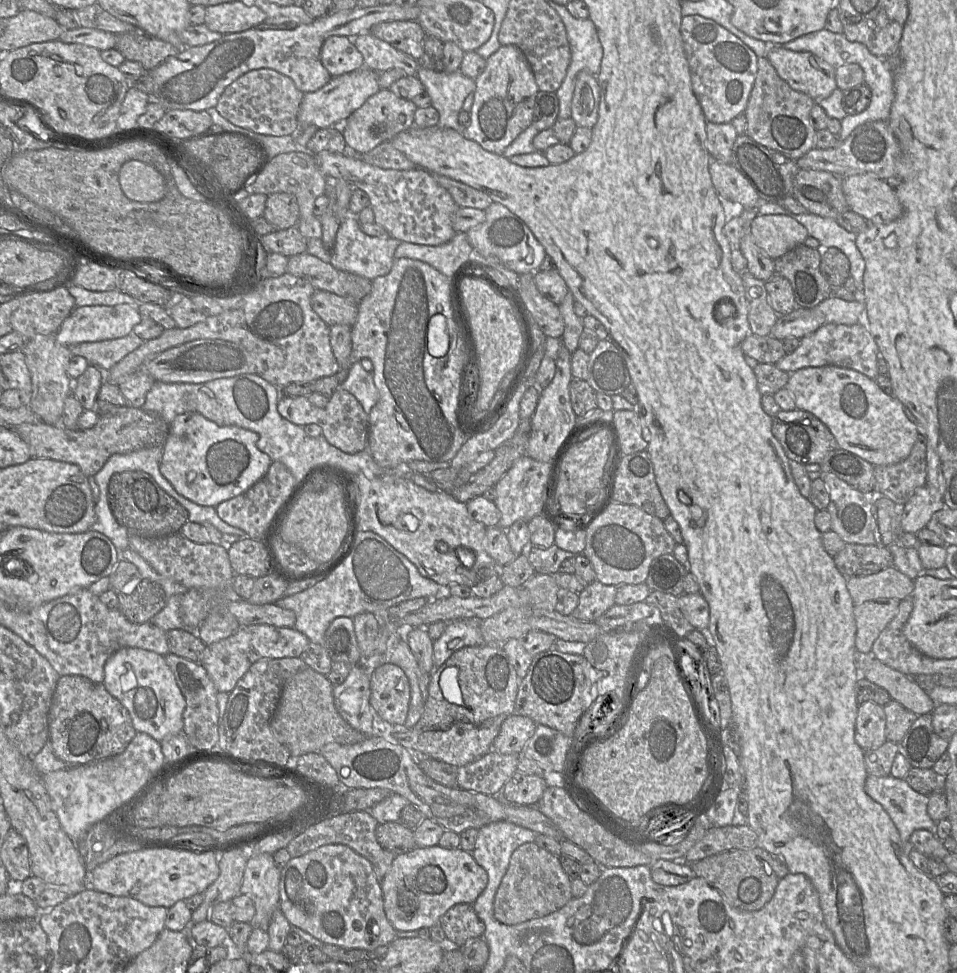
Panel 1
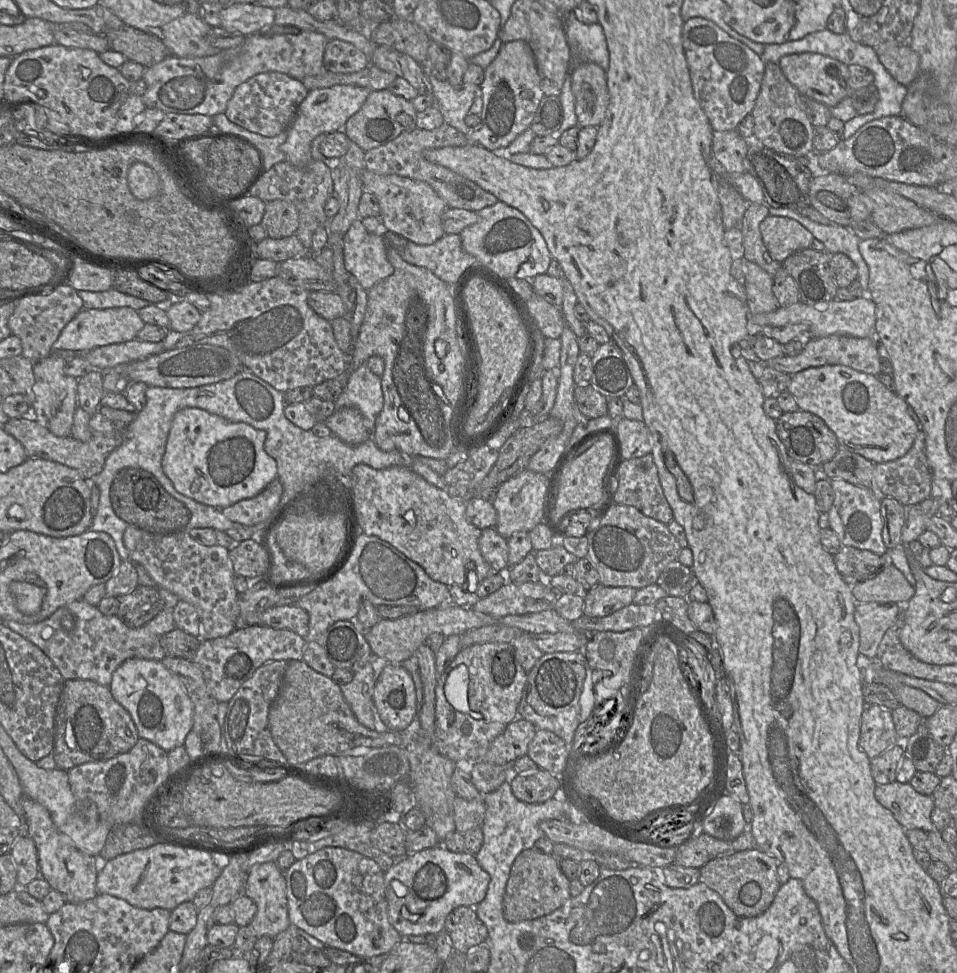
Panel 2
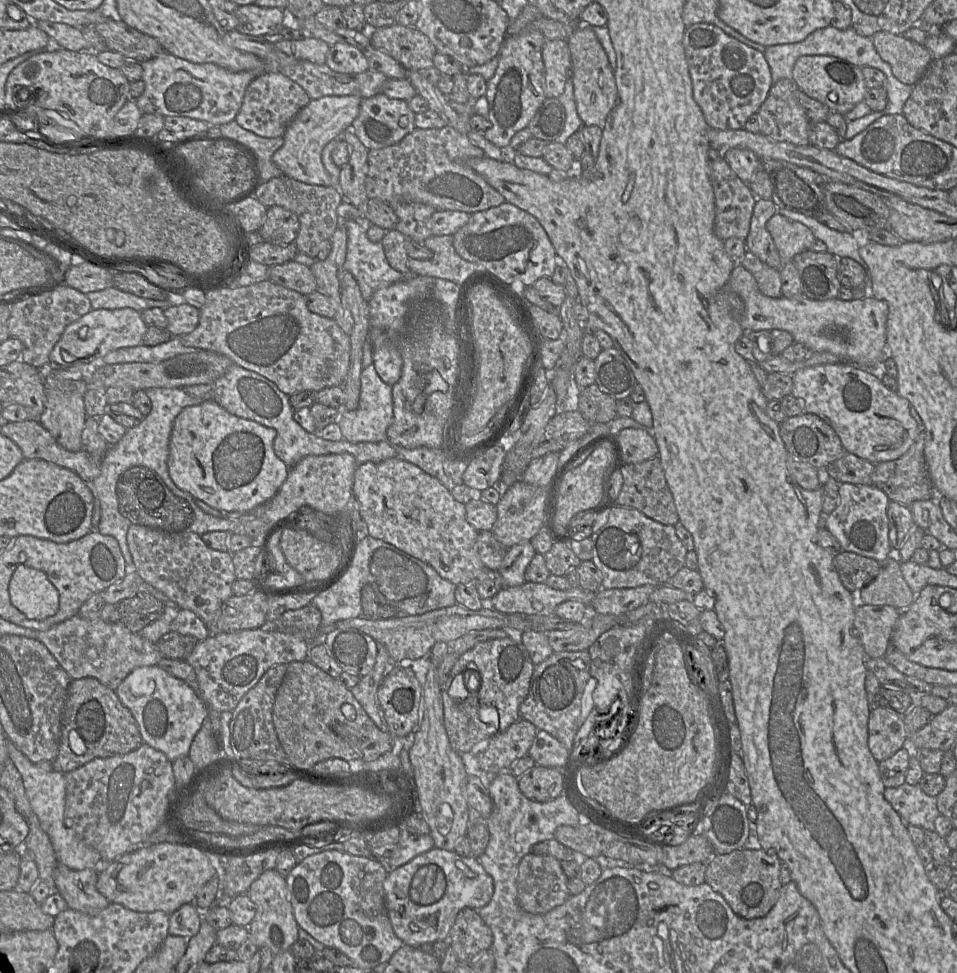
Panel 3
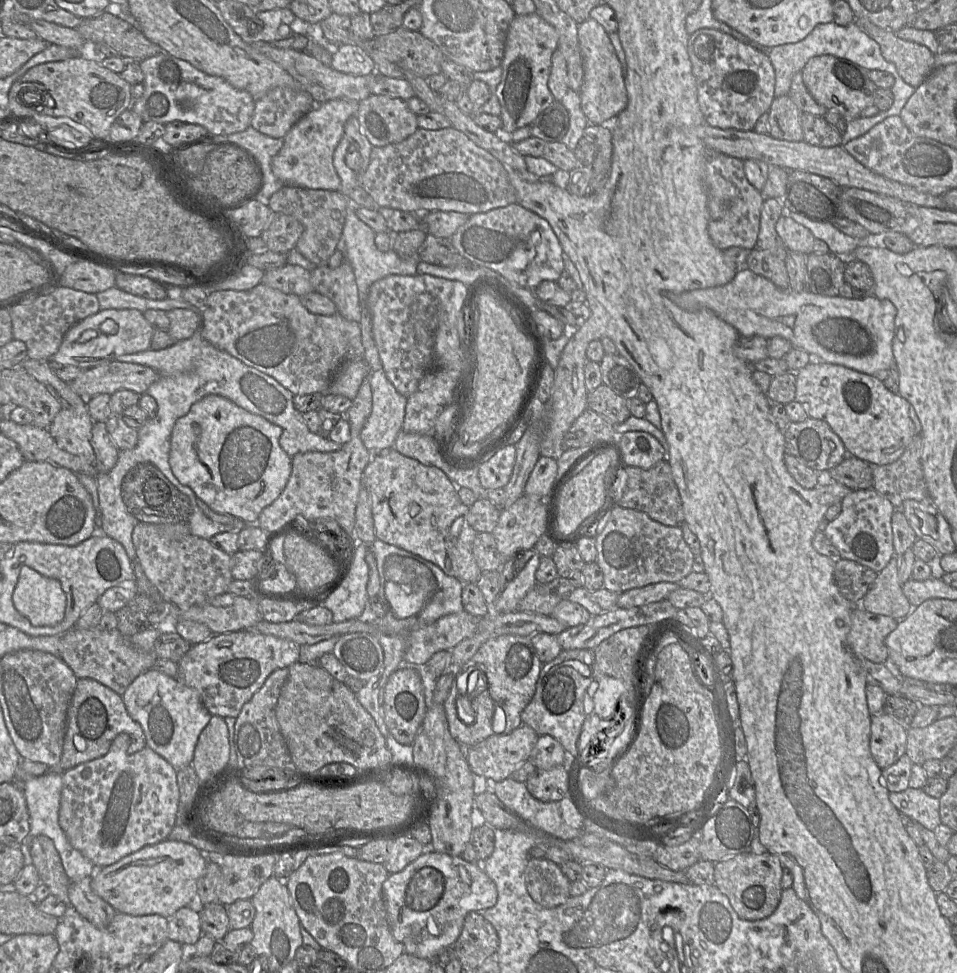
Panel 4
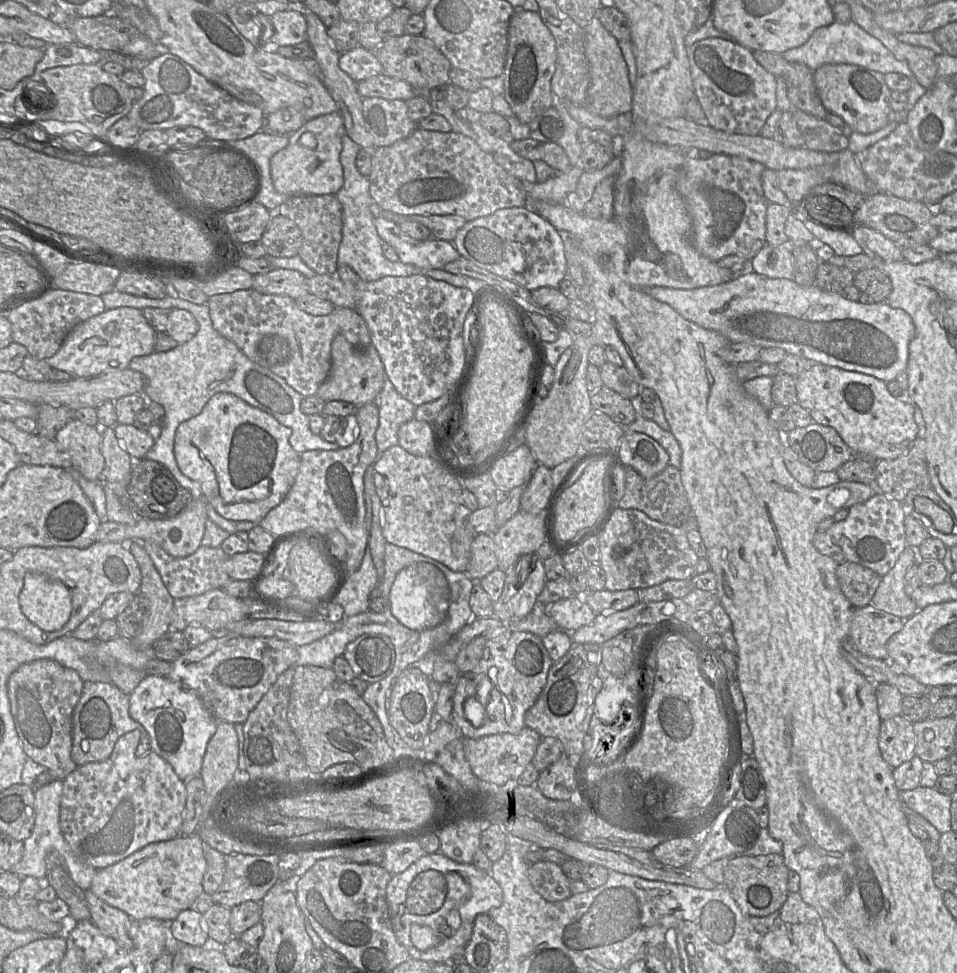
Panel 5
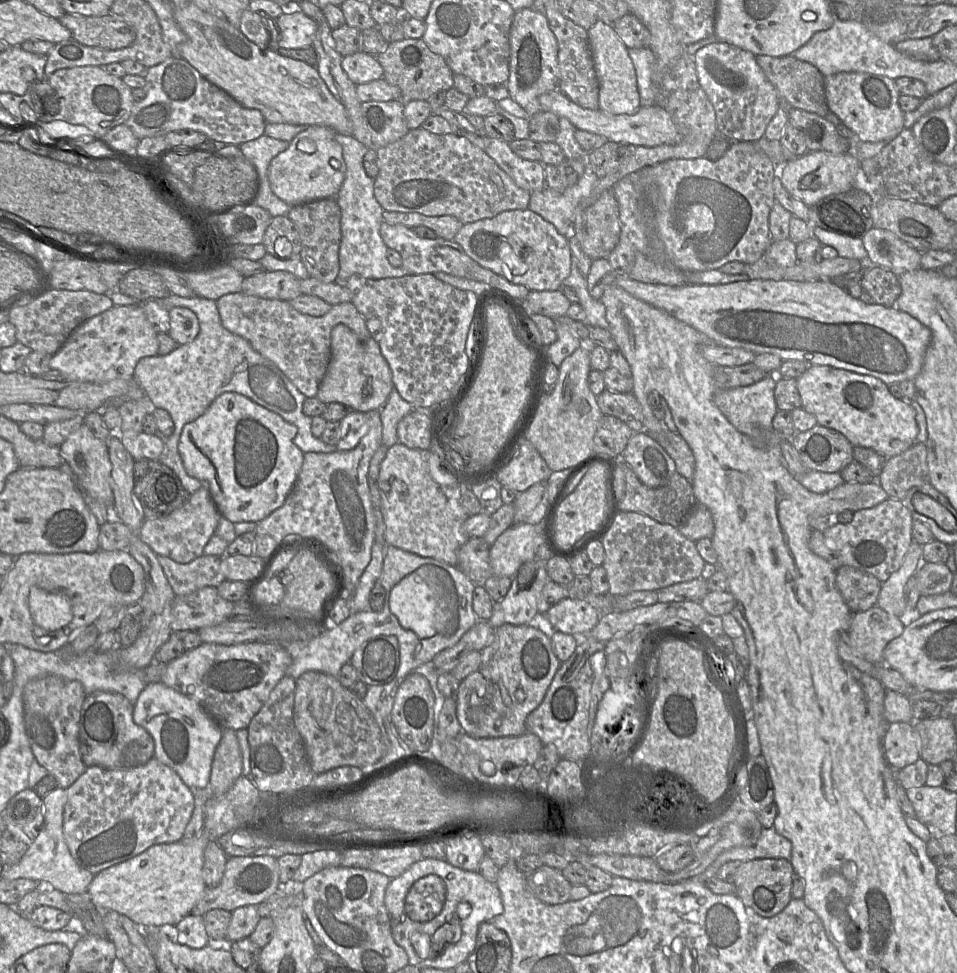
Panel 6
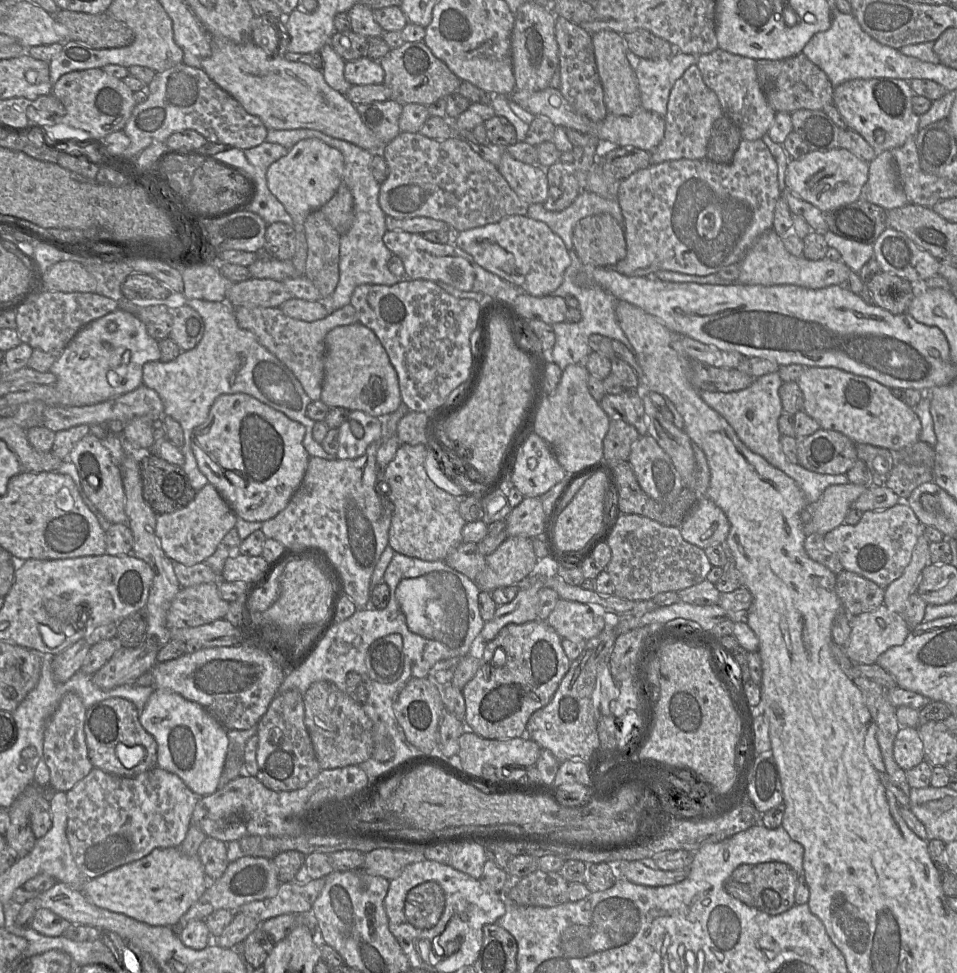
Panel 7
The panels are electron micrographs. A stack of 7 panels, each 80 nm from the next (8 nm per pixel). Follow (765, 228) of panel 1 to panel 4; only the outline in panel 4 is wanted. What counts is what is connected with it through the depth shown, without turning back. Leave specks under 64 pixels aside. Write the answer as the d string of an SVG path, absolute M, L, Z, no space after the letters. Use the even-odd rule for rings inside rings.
M781 215L775 230L788 252L809 254L813 252L815 237L809 229L788 216Z

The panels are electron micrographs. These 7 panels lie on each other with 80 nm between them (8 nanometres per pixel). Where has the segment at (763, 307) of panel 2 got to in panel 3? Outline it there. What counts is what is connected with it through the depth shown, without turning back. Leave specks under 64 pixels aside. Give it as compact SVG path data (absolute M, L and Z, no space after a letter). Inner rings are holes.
M747 251L739 261L755 278L760 292L771 298L781 297L780 271L769 267Z

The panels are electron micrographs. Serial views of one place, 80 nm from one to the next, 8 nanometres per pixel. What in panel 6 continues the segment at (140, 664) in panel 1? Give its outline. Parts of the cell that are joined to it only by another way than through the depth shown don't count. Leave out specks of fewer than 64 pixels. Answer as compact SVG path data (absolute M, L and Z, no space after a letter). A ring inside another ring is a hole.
M161 681L148 683L134 703L133 720L152 736L154 757L157 760L173 769L190 789L208 786L214 752L221 740L223 728L199 702Z

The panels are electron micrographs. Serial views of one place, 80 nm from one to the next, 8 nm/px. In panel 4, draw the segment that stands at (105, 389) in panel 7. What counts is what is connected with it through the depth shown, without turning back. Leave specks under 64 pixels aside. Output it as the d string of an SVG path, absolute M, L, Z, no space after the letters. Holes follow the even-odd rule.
M107 309L107 310L100 310L98 313L91 315L82 321L73 325L65 334L63 341L58 349L58 351L49 359L52 364L61 364L61 365L72 365L80 368L81 370L84 369L92 369L96 366L102 365L104 363L109 363L112 361L116 361L116 358L120 355L124 354L133 354L137 352L142 352L145 350L150 349L150 343L153 336L154 328L149 324L149 322L144 318L144 315L141 311L136 309Z

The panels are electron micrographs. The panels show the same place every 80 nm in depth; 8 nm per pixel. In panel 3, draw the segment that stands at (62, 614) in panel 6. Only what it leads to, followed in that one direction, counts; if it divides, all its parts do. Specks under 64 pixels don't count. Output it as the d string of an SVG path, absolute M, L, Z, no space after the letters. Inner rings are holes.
M15 565L10 583L11 604L32 620L44 620L59 609L59 592L48 577L24 565Z

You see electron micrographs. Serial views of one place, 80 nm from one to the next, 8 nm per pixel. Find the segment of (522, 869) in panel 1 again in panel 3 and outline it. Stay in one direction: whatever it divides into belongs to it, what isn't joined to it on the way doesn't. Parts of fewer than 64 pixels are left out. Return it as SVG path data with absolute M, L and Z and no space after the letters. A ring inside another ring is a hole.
M530 852L518 867L518 903L528 913L547 913L570 897L568 882L559 860Z

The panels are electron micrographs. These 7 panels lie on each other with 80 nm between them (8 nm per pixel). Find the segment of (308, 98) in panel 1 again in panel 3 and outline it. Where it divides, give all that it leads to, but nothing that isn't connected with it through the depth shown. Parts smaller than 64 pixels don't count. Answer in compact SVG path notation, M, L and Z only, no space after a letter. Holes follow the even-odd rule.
M325 96L313 99L291 121L284 133L284 144L273 155L274 164L289 178L317 185L331 186L331 178L322 163L322 152L332 140L341 138L357 118L362 98L357 96Z

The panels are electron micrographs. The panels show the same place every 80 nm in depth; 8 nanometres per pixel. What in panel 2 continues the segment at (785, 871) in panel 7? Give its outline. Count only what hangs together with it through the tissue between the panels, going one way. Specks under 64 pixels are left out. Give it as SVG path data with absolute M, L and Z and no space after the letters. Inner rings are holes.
M758 848L714 858L700 868L699 881L716 891L740 917L762 915L772 904L781 886L777 877L777 860Z

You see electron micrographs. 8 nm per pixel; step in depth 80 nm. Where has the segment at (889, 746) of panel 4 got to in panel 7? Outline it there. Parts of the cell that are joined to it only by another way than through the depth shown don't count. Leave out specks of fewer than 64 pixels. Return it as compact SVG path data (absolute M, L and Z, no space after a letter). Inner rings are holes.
M900 727L894 740L893 756L905 771L924 761L923 742L916 728Z

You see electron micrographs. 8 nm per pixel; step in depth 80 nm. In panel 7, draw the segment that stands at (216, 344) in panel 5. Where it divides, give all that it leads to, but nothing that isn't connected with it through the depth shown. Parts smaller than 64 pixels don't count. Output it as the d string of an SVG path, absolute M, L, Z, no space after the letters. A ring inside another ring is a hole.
M175 294L172 301L166 301L170 308L188 305L196 310L204 321L204 334L200 342L191 350L182 351L169 362L149 361L143 365L143 385L159 395L164 415L176 420L184 434L184 444L179 449L184 456L182 469L188 476L191 486L198 492L209 483L199 470L191 448L191 435L194 428L203 424L216 398L223 394L248 394L269 407L282 412L291 420L305 427L303 446L310 456L335 459L324 451L322 445L313 438L315 421L307 417L306 408L312 401L291 370L276 356L262 346L255 335L238 326L233 307L227 301L213 302L200 299L186 299Z

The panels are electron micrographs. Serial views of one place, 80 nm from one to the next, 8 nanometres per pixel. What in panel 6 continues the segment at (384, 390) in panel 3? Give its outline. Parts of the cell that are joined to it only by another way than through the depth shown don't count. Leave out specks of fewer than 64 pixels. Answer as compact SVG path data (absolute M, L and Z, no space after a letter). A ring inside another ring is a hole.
M393 388L386 402L379 409L382 423L382 445L389 448L398 442L397 425L413 409L415 408L409 402L405 401L398 391Z

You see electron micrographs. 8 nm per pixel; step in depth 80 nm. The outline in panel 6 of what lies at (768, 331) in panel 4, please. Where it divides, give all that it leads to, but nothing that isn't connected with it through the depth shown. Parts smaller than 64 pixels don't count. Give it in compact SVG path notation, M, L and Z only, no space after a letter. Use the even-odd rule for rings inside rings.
M617 278L616 285L632 297L663 310L704 333L716 344L738 347L755 354L770 353L782 361L798 360L807 365L828 365L874 376L885 384L913 380L921 370L932 338L931 330L907 312L880 304L866 304L848 294L832 280L794 281L747 279L728 284L651 284Z

